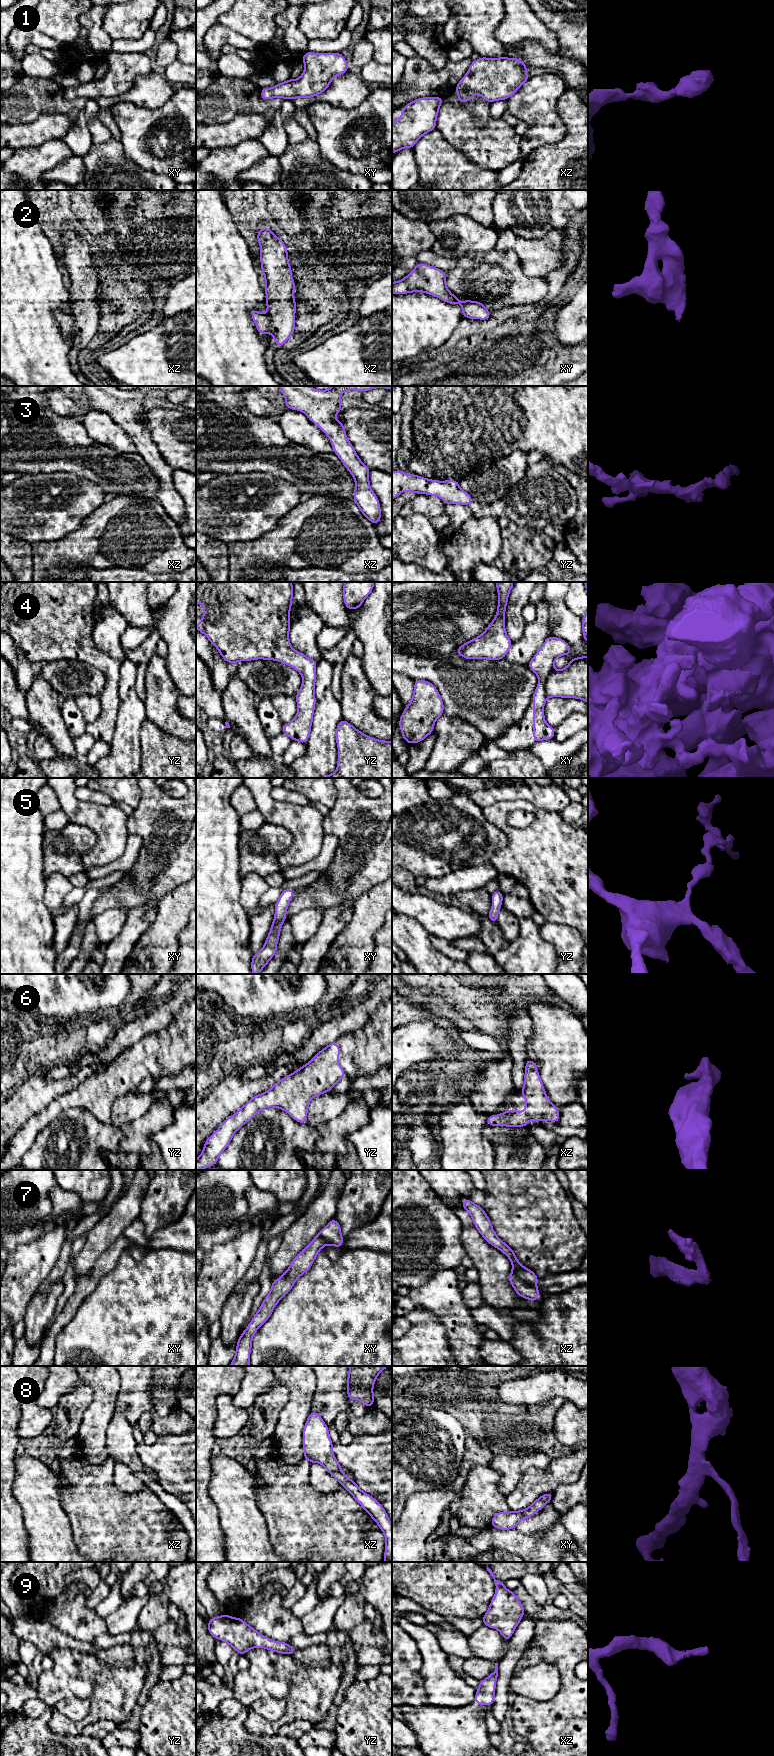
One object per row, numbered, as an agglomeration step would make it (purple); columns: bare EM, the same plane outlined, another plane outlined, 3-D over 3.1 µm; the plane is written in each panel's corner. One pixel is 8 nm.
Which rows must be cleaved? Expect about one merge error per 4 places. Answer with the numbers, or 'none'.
7

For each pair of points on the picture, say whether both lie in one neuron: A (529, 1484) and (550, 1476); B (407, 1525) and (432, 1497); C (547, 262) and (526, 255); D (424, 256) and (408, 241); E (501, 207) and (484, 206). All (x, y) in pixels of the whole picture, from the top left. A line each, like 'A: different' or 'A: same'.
A: same
B: same
C: same
D: different
E: different

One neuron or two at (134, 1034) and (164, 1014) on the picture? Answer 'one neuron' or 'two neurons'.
one neuron

